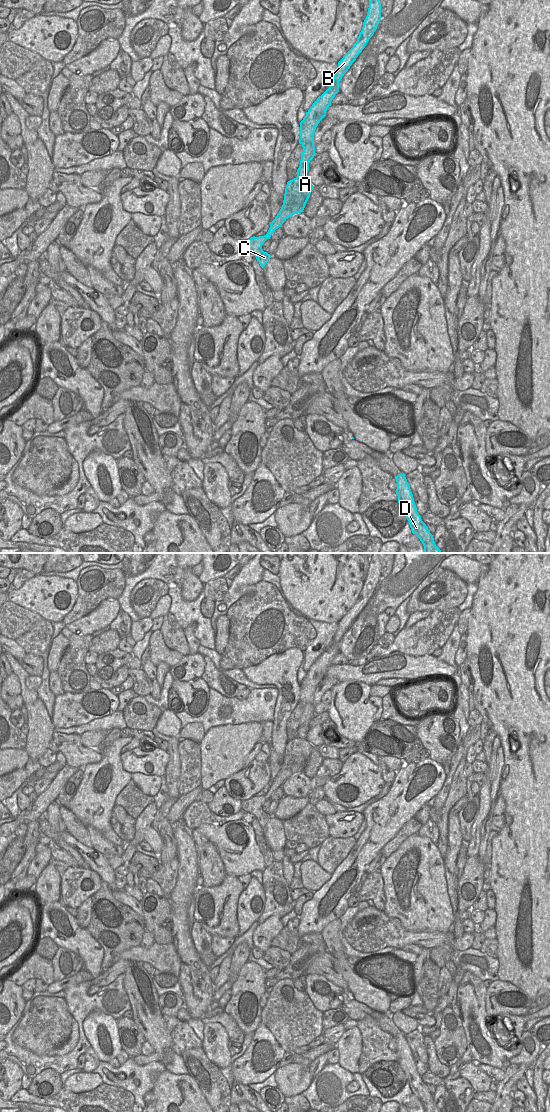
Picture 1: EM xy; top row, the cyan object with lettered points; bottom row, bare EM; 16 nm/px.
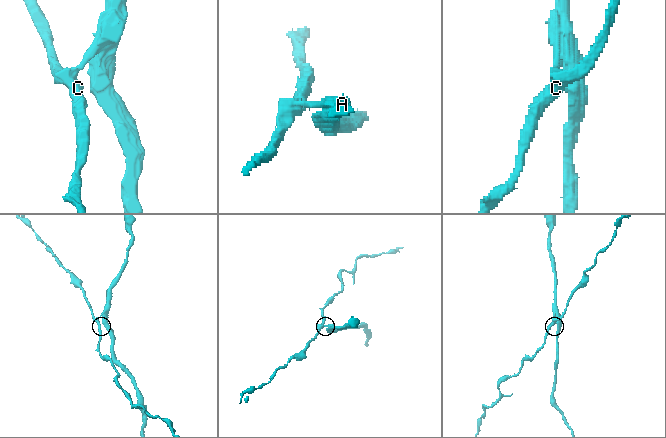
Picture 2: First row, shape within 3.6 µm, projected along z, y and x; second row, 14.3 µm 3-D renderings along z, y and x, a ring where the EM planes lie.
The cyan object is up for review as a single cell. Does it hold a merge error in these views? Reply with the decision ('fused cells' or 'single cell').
fused cells

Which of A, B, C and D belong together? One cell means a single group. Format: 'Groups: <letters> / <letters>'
Groups: A B D / C.

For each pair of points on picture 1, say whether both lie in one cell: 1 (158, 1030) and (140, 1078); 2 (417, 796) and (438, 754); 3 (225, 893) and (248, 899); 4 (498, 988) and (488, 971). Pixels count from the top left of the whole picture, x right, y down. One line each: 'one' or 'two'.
1: two
2: two
3: two
4: two

